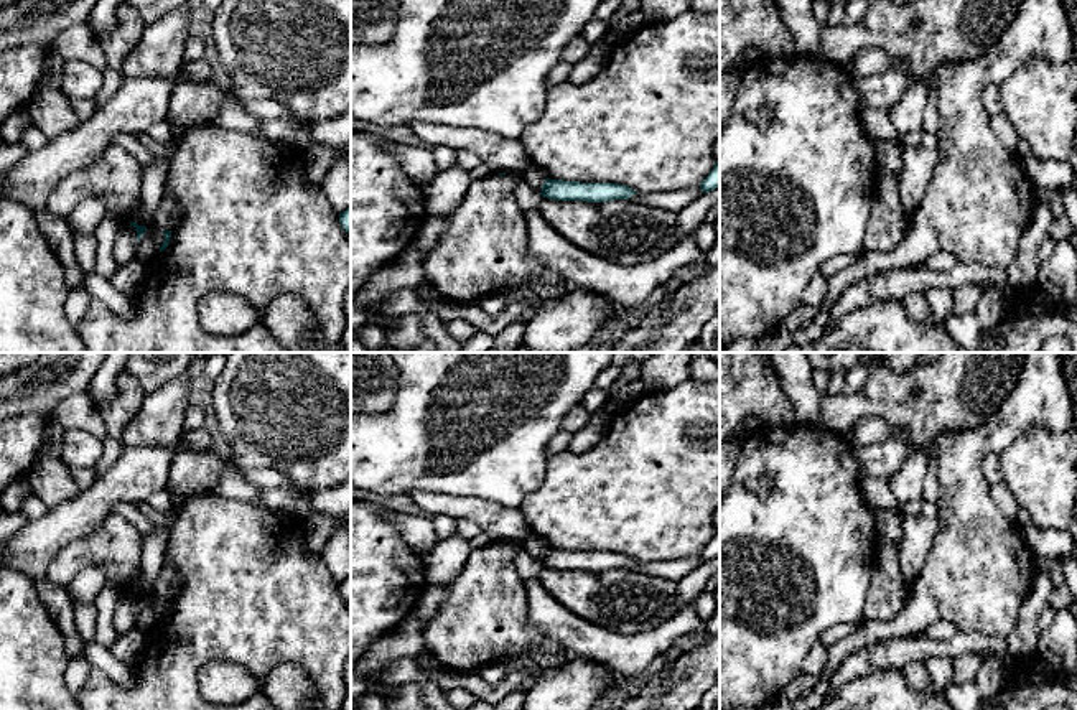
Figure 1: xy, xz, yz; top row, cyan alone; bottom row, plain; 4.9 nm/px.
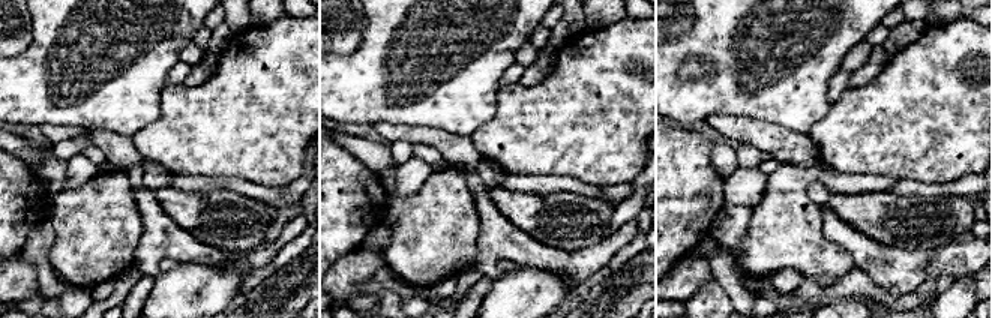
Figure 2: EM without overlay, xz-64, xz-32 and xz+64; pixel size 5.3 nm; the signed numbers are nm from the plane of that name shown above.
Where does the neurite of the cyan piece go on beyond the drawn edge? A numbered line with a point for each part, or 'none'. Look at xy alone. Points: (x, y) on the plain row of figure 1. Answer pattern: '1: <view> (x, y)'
1: xy (125, 610)

